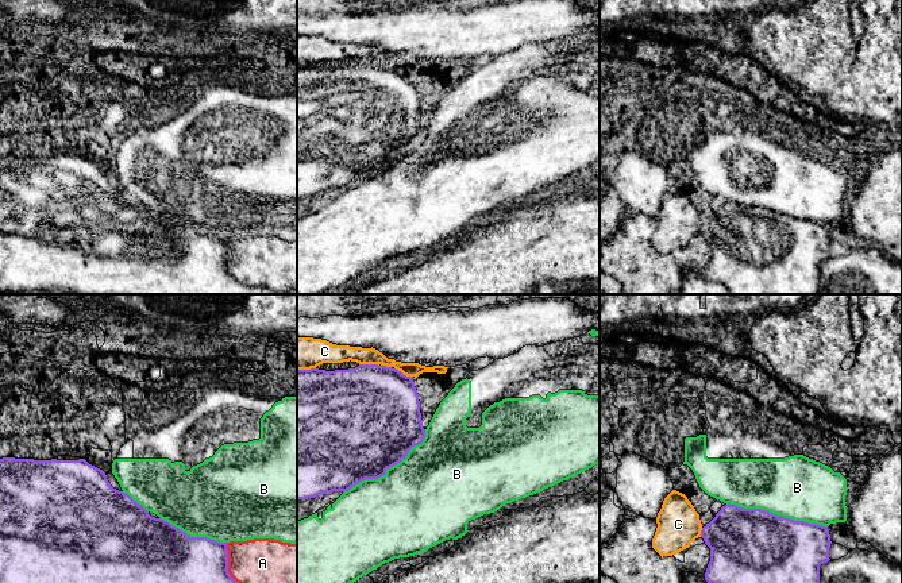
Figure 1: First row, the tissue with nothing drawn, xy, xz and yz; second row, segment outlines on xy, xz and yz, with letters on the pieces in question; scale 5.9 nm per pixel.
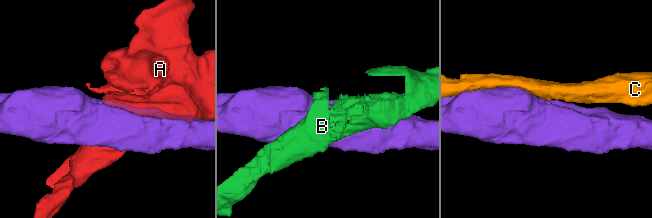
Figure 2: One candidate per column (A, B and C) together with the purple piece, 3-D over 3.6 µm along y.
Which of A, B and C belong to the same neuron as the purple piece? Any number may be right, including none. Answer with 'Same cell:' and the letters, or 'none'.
Same cell: none

